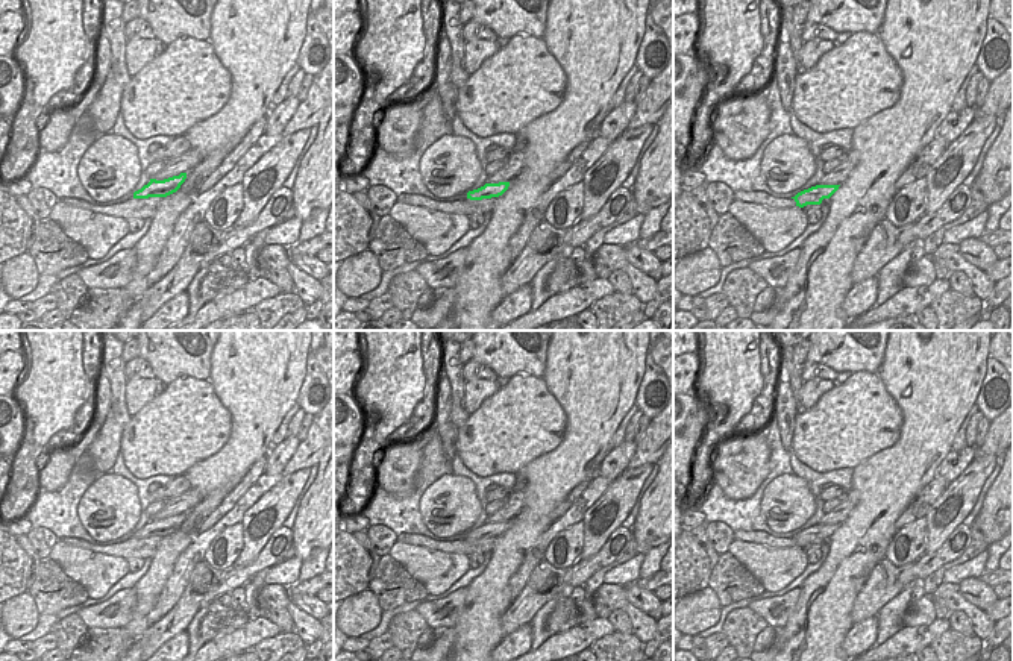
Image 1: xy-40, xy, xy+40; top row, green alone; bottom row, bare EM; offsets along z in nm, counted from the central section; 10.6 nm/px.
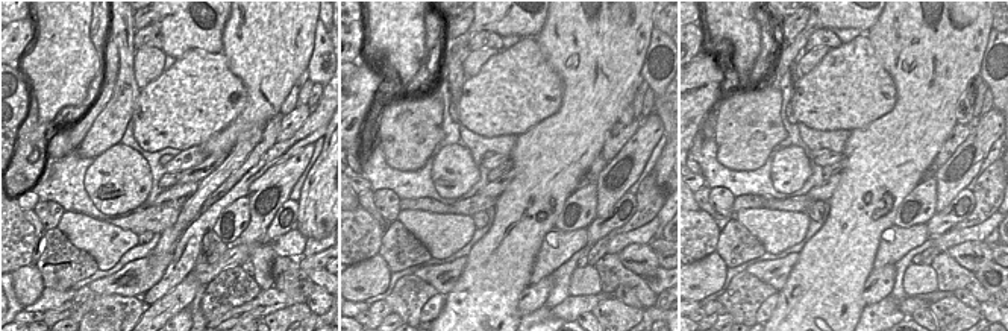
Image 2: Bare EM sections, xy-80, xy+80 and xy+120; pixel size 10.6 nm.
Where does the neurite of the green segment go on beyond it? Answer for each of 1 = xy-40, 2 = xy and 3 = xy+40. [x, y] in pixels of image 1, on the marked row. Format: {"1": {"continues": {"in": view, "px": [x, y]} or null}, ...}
{"1": {"continues": null}, "2": {"continues": null}, "3": {"continues": null}}

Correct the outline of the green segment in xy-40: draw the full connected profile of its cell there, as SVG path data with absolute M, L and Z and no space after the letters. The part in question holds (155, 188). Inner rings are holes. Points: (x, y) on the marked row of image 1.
M187 173L164 180L150 179L147 185L133 193L133 199L167 197L176 193L185 182Z

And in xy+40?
M816 185L798 193L792 197L796 206L804 208L807 205L820 205L823 199L830 199L840 185Z

